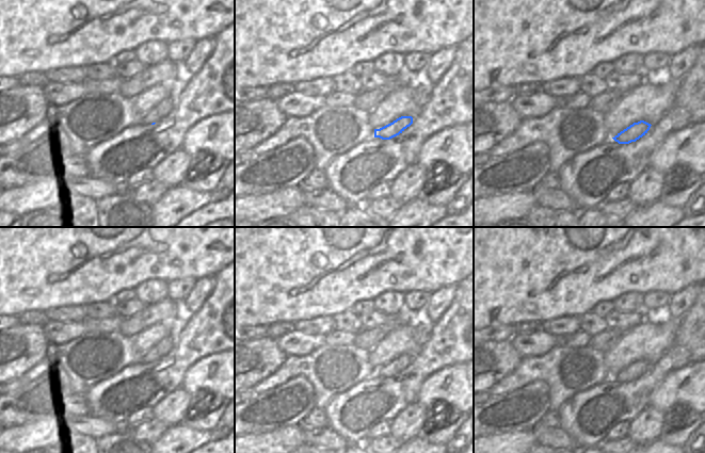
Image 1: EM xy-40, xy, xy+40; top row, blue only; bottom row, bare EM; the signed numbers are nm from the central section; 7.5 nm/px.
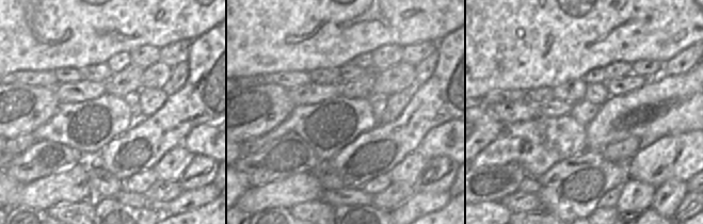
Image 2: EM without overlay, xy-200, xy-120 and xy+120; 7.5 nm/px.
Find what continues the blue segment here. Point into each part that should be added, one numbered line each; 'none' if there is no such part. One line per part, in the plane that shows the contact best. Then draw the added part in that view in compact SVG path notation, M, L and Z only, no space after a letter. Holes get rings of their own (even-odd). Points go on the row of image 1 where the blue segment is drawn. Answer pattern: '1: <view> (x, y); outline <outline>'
1: xy-40 (163, 108); outline M182 76L180 79L174 82L170 87L170 96L157 103L147 114L144 114L140 125L150 125L158 123L165 116L167 116L178 104L178 96L182 87Z

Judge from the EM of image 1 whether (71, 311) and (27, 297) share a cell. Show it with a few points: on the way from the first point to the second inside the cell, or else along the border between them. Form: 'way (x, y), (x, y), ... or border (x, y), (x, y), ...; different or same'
border (84, 305), (64, 305), (45, 311); different

